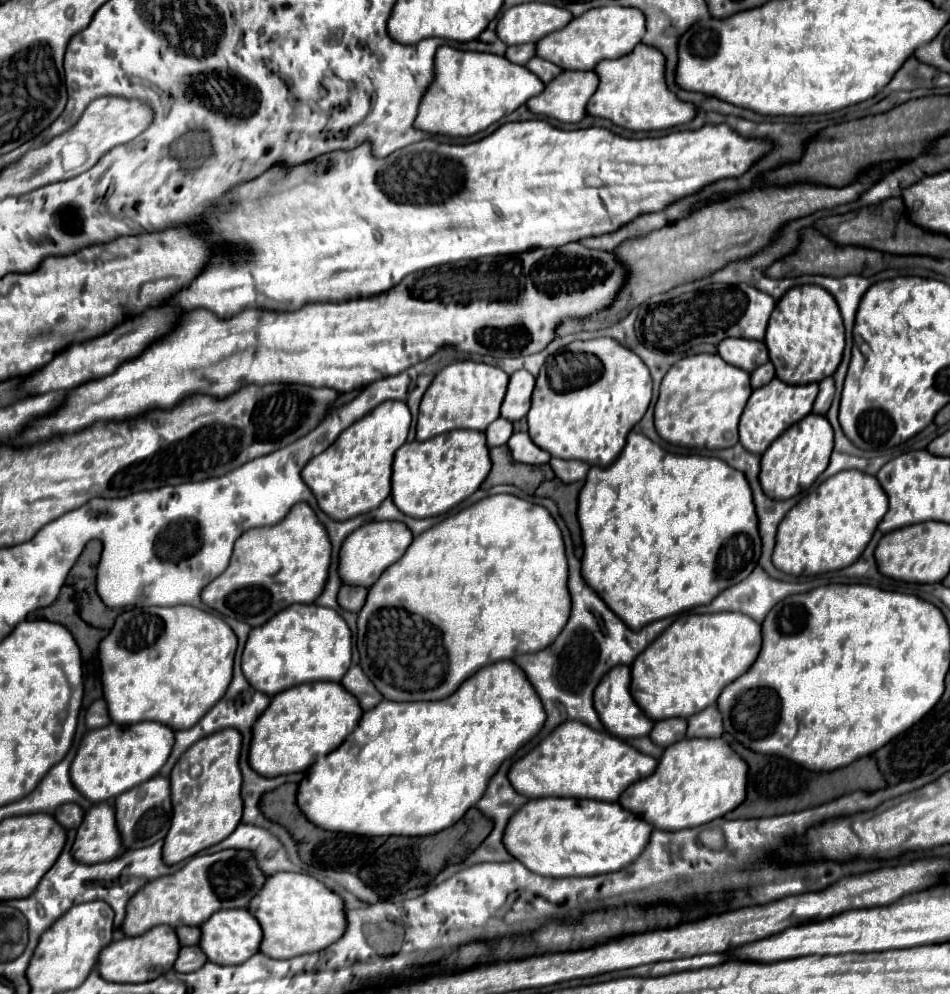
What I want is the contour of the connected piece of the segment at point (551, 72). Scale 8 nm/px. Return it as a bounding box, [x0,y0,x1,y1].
[526,56,562,84]

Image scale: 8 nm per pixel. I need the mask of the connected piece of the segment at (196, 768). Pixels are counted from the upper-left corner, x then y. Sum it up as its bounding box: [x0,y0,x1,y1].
[162,728,242,864]

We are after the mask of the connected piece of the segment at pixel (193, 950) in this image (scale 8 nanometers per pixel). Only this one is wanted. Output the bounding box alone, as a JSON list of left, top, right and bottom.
[174,946,206,972]

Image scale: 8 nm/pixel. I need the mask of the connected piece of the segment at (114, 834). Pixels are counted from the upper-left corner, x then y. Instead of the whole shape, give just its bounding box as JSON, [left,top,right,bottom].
[72,802,124,864]

